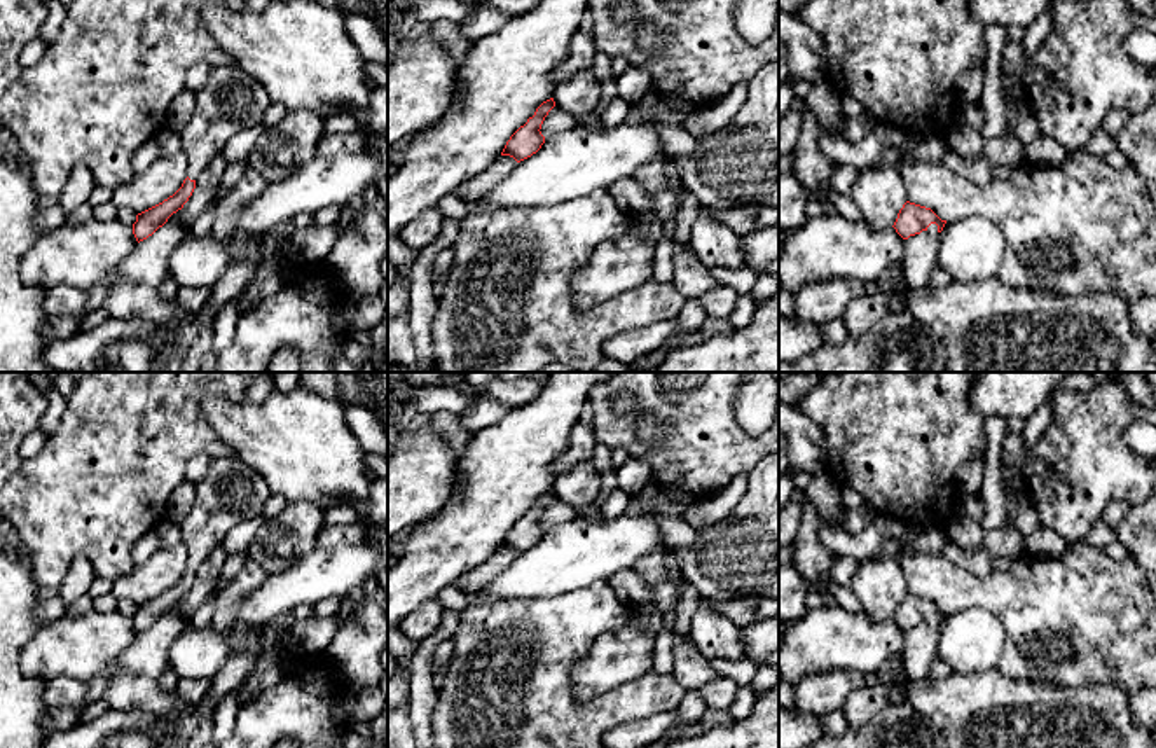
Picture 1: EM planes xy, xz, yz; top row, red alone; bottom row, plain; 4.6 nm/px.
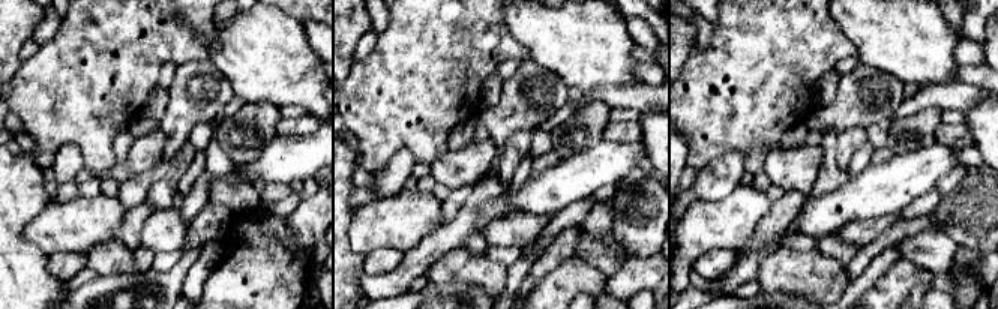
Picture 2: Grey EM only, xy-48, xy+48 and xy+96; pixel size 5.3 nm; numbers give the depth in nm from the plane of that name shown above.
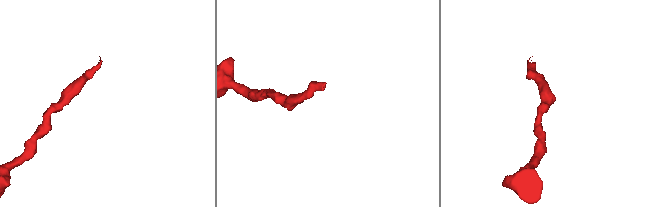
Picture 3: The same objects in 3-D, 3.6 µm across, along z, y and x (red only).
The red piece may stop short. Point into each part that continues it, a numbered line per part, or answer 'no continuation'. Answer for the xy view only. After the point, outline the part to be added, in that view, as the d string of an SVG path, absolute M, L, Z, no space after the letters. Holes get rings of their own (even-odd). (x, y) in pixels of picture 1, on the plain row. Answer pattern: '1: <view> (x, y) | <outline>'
1: xy (229, 493) | M234 454L213 458L206 475L194 484L194 491L196 498L190 510L178 521L173 521L180 528L182 542L189 549L187 568L190 571L196 571L208 559L234 526L250 519L260 519L271 496L264 477Z

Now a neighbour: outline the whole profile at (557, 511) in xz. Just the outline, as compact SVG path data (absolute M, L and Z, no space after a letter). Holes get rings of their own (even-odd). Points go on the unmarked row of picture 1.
M554 498L541 516L541 526L550 531L554 526L578 517L578 510L564 503L561 498Z

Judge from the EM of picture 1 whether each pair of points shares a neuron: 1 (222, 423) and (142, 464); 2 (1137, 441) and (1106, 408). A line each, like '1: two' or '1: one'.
1: two
2: two

